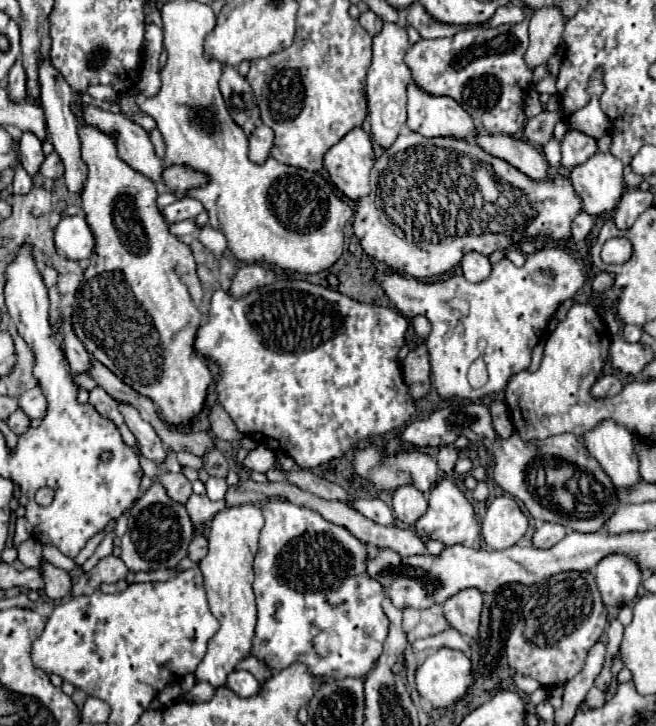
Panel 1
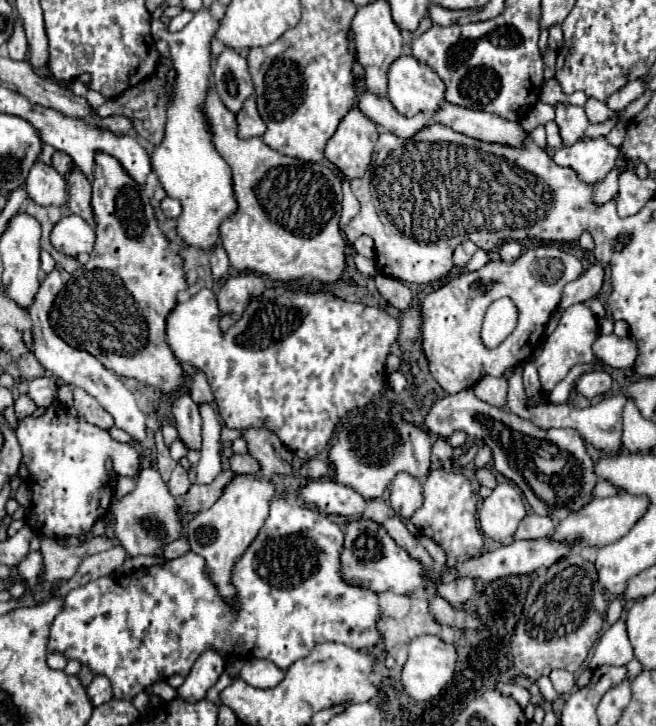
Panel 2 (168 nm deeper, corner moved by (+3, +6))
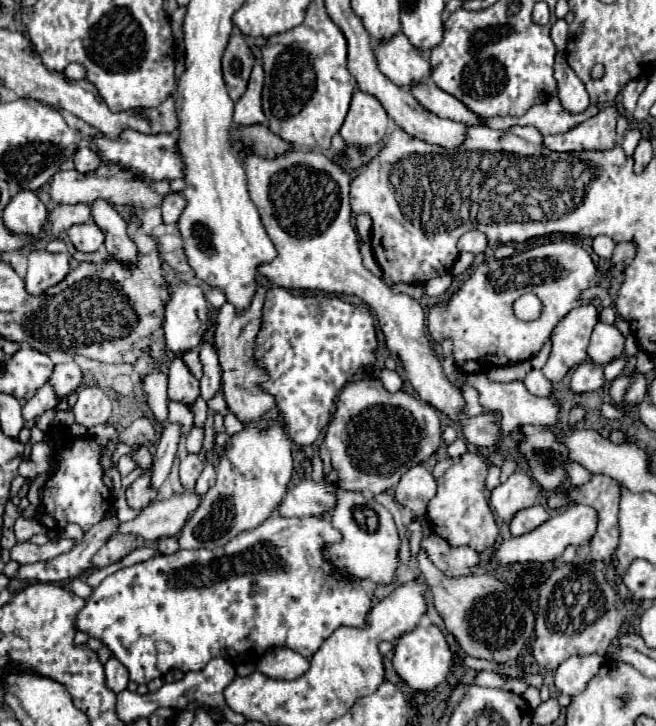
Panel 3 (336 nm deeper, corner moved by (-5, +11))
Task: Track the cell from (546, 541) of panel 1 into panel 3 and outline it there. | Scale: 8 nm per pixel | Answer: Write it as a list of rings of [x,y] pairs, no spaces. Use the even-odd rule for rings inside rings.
[[[534,505],[516,513],[516,517],[510,521],[510,531],[514,537],[520,537],[534,531],[548,519],[550,519],[550,511],[544,505]]]

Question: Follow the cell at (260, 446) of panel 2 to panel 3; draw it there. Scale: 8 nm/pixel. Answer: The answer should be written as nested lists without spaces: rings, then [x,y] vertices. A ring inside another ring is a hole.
[[[256,285],[256,293],[252,297],[252,303],[248,309],[238,311],[232,303],[224,303],[218,317],[216,317],[216,329],[214,329],[214,337],[216,337],[216,345],[218,345],[218,355],[220,355],[220,365],[222,365],[222,393],[224,399],[230,407],[230,411],[238,417],[238,421],[242,423],[258,423],[262,429],[266,427],[268,421],[278,421],[278,407],[272,395],[262,393],[260,383],[264,381],[266,373],[262,369],[256,369],[254,361],[252,361],[252,351],[250,351],[250,341],[252,337],[256,337],[256,329],[260,327],[260,311],[264,305],[264,295],[266,295],[266,287],[264,285]]]

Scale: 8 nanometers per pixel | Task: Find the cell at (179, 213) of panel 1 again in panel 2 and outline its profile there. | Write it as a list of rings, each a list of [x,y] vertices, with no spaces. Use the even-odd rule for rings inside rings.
[[[166,196],[166,198],[162,200],[162,210],[164,210],[164,216],[166,216],[166,218],[178,218],[180,212],[182,212],[182,206],[180,206],[180,202],[178,202],[176,198]]]

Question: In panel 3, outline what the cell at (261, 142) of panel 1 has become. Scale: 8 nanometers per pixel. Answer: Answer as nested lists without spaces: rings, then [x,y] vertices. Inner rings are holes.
[[[256,61],[248,89],[246,89],[244,97],[240,97],[240,101],[234,105],[234,123],[236,125],[248,127],[248,125],[266,125],[268,123],[268,119],[262,113],[262,103],[260,103],[262,83],[264,83],[264,71],[262,71],[260,61]]]

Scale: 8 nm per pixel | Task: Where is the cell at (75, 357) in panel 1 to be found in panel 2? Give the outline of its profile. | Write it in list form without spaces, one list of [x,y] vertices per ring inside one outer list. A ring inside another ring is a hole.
[[[54,268],[42,282],[40,282],[40,288],[36,292],[36,298],[32,302],[32,306],[26,308],[28,316],[32,318],[32,326],[36,326],[36,330],[32,330],[32,338],[34,338],[34,354],[36,358],[40,360],[40,364],[52,372],[56,378],[64,380],[66,384],[74,386],[74,388],[82,388],[84,392],[88,392],[92,398],[96,398],[104,410],[108,410],[108,414],[112,414],[114,418],[114,424],[118,428],[122,428],[124,432],[128,432],[136,442],[144,442],[146,440],[146,416],[140,412],[138,404],[136,404],[136,398],[134,394],[122,384],[120,376],[116,376],[114,372],[110,372],[108,368],[102,366],[100,360],[96,360],[94,356],[90,356],[88,352],[84,350],[76,350],[72,346],[68,346],[62,338],[58,338],[54,334],[54,330],[50,328],[50,322],[48,322],[48,312],[52,308],[52,302],[56,298],[56,294],[60,292],[62,288],[62,280],[60,280],[60,272]]]

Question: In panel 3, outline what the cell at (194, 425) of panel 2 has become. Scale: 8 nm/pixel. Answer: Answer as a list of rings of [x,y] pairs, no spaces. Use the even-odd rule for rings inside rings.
[[[174,359],[168,373],[168,399],[192,407],[198,395],[200,395],[200,387],[196,377],[192,377],[190,369],[184,365],[182,359]]]

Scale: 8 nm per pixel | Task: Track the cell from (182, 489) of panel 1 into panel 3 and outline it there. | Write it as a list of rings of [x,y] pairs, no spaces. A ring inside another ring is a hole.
[[[188,455],[182,463],[180,463],[180,481],[184,485],[186,491],[192,491],[200,473],[202,473],[204,463],[198,459],[198,455]]]

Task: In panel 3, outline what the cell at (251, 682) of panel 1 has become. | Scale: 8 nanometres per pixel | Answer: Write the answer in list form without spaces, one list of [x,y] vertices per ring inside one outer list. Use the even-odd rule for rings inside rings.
[[[270,649],[266,651],[260,661],[256,663],[256,669],[270,679],[296,679],[308,671],[308,659],[292,649]]]

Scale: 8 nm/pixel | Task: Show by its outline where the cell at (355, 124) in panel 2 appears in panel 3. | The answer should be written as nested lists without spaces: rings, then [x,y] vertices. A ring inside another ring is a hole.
[[[356,91],[352,95],[350,111],[340,129],[348,147],[374,147],[382,141],[388,129],[388,115],[380,101],[368,93]]]

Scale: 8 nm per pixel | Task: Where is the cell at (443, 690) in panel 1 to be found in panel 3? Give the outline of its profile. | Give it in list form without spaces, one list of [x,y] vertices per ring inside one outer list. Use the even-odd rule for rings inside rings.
[[[416,627],[414,631],[402,635],[394,643],[394,669],[396,673],[408,683],[410,689],[416,691],[434,691],[442,681],[446,681],[446,675],[450,673],[452,667],[452,651],[450,645],[444,639],[444,633],[436,627]]]

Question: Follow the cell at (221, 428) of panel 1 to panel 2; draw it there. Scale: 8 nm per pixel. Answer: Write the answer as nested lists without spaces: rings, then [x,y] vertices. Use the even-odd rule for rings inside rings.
[[[196,370],[194,378],[192,378],[192,384],[190,384],[190,396],[196,404],[202,404],[202,402],[212,402],[214,396],[212,396],[212,390],[210,390],[210,384],[206,382],[206,376],[202,370]]]

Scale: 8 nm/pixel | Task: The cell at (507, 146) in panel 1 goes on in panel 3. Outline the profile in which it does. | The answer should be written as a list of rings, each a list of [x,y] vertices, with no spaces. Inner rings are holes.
[[[432,79],[412,87],[410,91],[424,109],[432,111],[438,117],[446,117],[446,119],[464,123],[468,127],[482,125],[482,117],[478,117],[474,111],[470,111],[462,101],[458,101],[450,93],[444,93]]]

